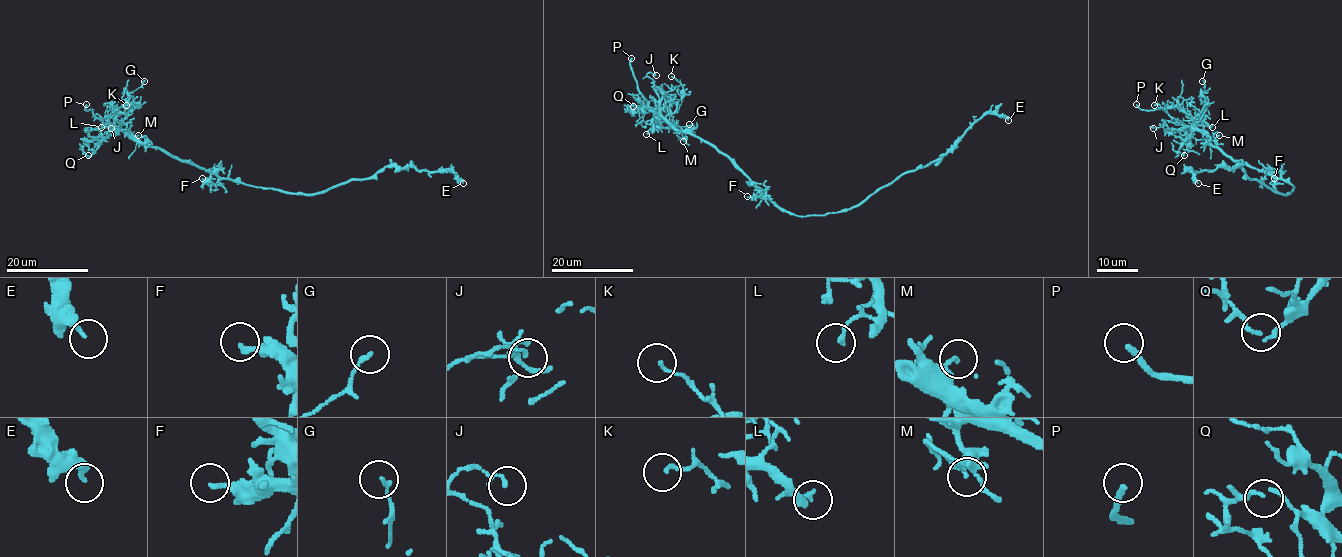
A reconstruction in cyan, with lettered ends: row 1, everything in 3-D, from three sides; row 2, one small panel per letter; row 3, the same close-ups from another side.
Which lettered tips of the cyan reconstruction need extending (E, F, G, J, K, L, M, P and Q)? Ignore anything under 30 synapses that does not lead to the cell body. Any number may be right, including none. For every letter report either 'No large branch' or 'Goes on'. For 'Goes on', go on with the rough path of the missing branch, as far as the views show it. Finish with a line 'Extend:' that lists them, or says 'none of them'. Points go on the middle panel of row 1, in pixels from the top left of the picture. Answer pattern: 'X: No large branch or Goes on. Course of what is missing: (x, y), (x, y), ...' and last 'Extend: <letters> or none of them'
E: No large branch
F: No large branch
G: No large branch
J: No large branch
K: No large branch
L: No large branch
M: No large branch
P: Goes on
Q: No large branch
Extend: P

